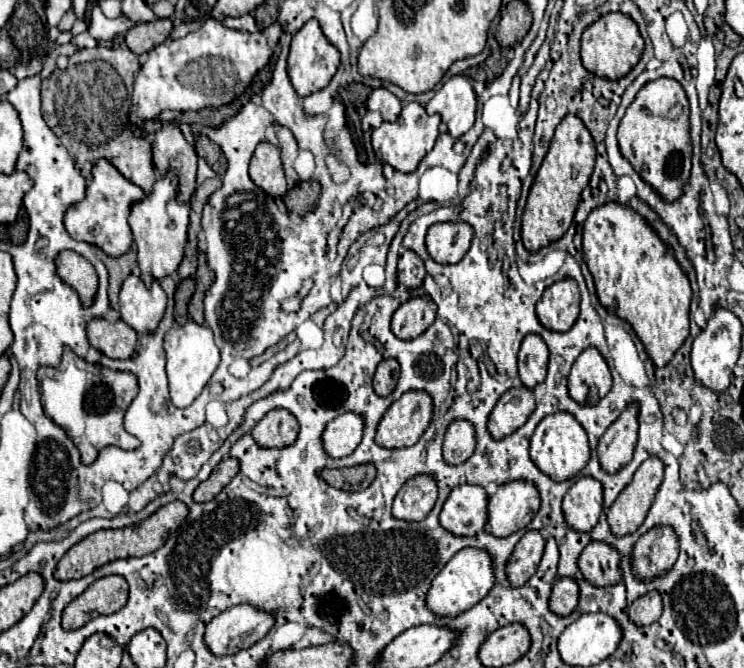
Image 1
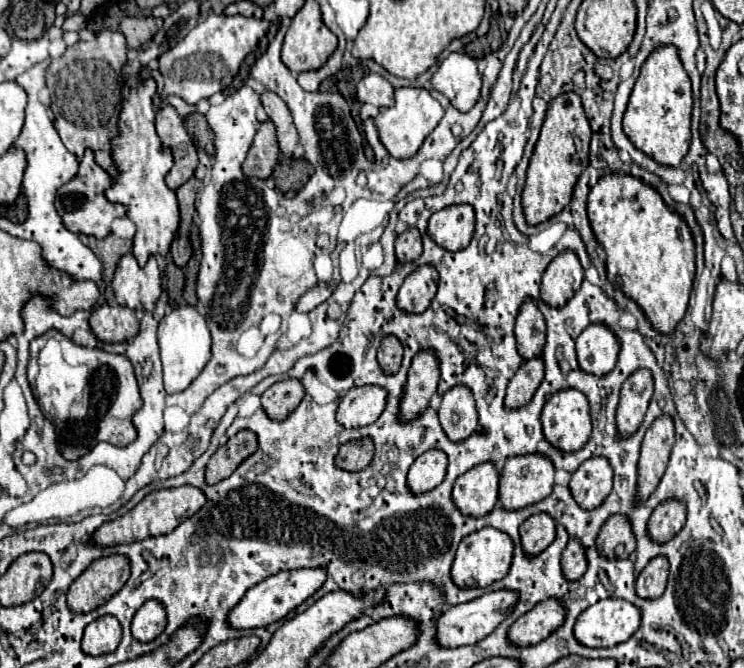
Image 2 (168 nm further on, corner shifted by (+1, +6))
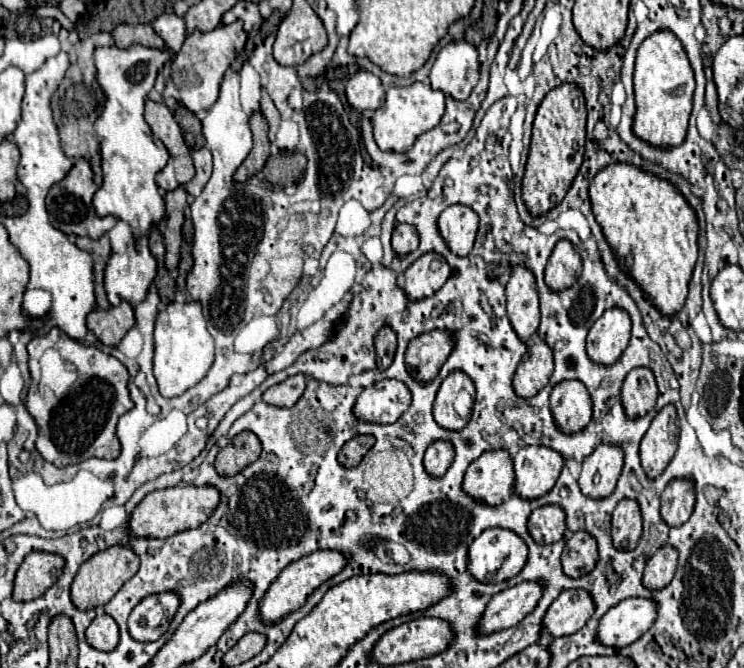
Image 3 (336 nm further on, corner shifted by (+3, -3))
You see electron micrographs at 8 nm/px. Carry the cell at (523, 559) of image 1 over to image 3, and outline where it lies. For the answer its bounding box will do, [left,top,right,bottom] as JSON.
[529,505,565,543]

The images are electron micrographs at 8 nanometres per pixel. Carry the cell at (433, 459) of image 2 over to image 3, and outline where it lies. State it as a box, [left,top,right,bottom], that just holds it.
[425,439,455,477]

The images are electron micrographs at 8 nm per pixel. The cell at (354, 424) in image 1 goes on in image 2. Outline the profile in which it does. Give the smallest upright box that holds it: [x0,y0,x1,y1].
[337,386,387,428]

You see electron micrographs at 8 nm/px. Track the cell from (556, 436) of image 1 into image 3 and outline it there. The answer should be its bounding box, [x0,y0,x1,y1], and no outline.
[551,379,591,433]

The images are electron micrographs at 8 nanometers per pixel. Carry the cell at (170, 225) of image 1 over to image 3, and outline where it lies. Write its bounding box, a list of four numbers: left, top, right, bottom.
[93,45,171,235]

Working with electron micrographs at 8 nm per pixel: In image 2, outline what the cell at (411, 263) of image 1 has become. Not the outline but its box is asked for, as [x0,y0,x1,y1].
[395,228,423,264]

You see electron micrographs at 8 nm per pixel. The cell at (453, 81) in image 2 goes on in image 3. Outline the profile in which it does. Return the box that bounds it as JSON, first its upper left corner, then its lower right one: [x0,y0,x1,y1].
[429,39,479,99]

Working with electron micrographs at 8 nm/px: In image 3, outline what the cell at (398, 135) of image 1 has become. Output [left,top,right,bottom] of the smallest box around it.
[371,81,445,153]

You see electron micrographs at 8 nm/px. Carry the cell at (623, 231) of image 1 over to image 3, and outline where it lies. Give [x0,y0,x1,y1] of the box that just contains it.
[589,163,699,315]

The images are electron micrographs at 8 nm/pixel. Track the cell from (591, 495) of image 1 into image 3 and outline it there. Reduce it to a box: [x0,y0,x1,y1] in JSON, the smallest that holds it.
[579,443,623,499]

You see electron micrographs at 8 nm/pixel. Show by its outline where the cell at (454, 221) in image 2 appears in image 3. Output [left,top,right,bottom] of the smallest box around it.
[439,205,479,255]

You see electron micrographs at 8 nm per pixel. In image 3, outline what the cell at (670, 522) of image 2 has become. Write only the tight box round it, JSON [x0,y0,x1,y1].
[661,479,695,525]

